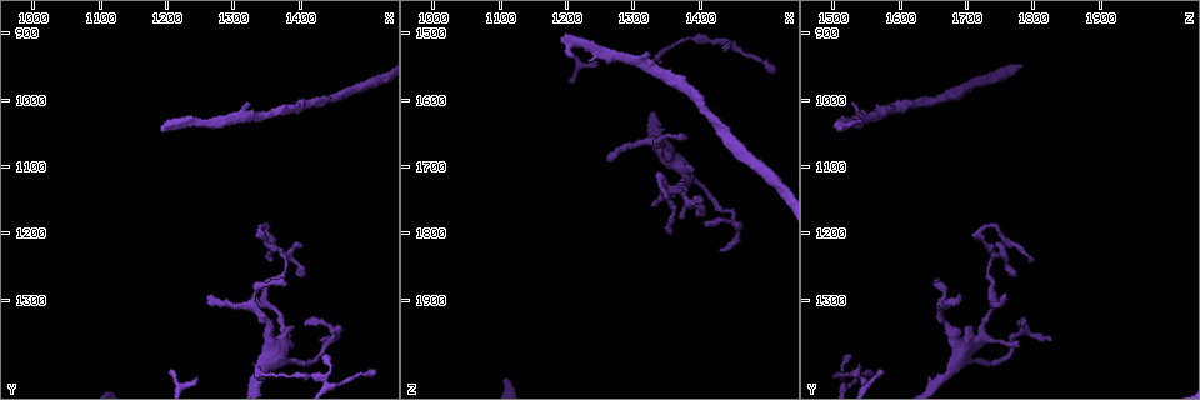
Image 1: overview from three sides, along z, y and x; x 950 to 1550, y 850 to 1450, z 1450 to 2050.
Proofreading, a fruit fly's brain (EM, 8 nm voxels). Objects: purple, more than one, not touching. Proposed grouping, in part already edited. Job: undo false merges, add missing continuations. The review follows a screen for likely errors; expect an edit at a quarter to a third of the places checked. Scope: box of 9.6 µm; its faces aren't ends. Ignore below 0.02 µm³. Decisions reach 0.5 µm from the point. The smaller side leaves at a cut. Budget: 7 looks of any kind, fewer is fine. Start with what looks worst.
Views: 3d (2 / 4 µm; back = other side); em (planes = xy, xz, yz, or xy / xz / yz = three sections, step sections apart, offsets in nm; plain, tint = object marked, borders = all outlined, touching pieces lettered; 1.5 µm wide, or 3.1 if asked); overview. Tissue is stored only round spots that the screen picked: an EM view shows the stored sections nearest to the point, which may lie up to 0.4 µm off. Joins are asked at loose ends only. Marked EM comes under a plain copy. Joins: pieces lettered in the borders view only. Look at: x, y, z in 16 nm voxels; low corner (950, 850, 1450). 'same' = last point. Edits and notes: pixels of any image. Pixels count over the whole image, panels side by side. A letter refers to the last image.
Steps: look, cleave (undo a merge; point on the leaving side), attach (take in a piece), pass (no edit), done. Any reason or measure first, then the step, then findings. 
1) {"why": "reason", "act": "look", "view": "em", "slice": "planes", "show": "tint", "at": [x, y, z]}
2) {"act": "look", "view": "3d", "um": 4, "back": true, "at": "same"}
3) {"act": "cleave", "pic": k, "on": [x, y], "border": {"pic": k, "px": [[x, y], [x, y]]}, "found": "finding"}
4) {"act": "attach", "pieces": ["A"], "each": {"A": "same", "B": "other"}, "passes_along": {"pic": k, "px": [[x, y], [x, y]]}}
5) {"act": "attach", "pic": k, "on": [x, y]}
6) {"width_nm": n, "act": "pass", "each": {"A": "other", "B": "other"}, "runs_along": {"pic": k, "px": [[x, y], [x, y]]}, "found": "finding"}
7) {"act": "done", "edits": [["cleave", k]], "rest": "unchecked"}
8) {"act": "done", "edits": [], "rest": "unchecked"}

{"why": "an open end", "act": "look", "view": "3d", "um": 4, "back": true, "at": [1405, 1335, 1790]}

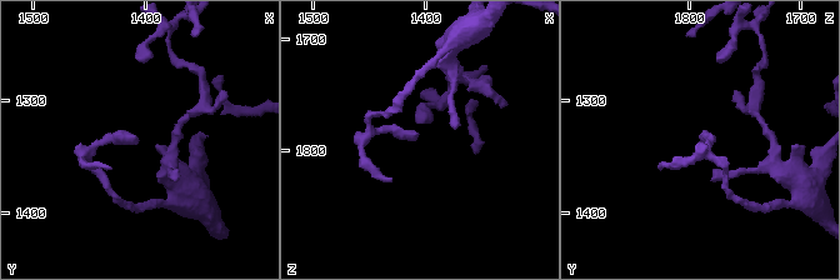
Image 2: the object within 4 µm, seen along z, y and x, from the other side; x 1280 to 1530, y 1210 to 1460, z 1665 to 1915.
{"why": "shape alone is not enough", "act": "look", "view": "em", "slice": "xz", "step": 4, "show": "borders", "at": [1408, 1334, 1786]}

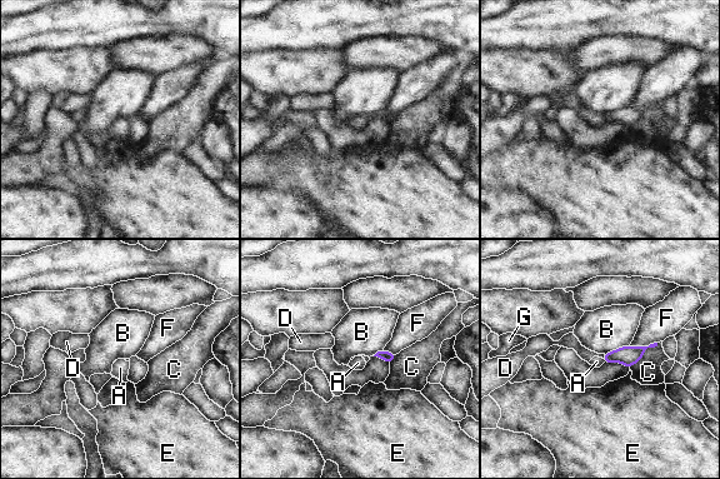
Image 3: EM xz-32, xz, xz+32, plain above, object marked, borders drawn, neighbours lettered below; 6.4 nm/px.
{"act": "look", "view": "em", "slice": "planes", "show": "borders", "at": "same"}

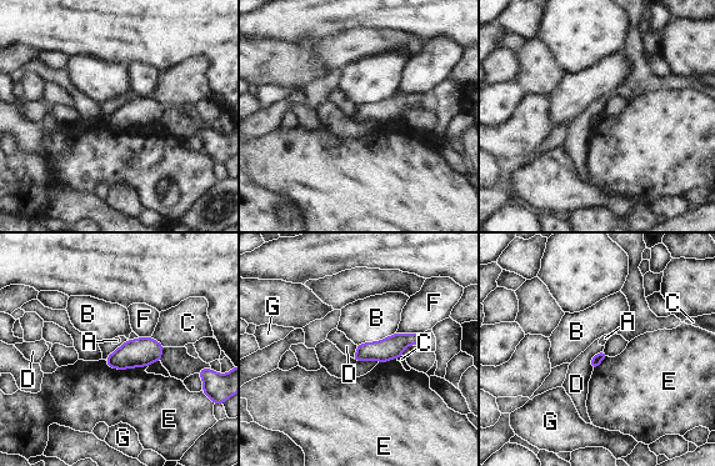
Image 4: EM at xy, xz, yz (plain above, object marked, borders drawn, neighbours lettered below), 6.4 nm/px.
{"act": "pass", "each": {"A": "other", "B": "other", "C": "other", "D": "other", "E": "other", "F": "other", "G": "other"}, "runs_along": {"pic": 4, "px": [[418, 336], [358, 357]]}, "found": "no lettered piece goes on from it"}

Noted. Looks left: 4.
{"why": "free end", "act": "look", "view": "em", "slice": "xz", "step": 4, "show": "borders", "at": [1260, 1290, 1685]}

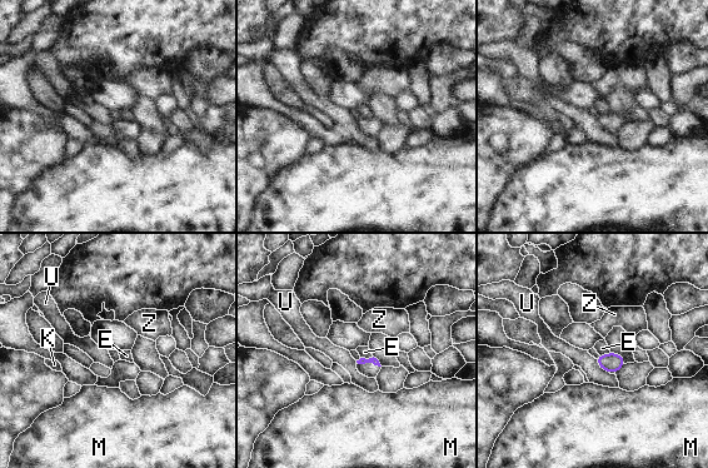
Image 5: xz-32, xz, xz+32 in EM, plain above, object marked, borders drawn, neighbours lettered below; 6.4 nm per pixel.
{"longest_contact_nm": ["K", 160], "act": "attach", "pieces": ["K"], "each": {"E": "other", "K": "same", "M": "other", "U": "other", "Z": "other"}, "passes_along": {"pic": 5, "px": [[362, 361], [369, 362], [368, 369]]}, "found": "it goes on there"}

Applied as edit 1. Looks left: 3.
{"act": "done", "edits": [["attach", 5]], "rest": "unchecked"}

